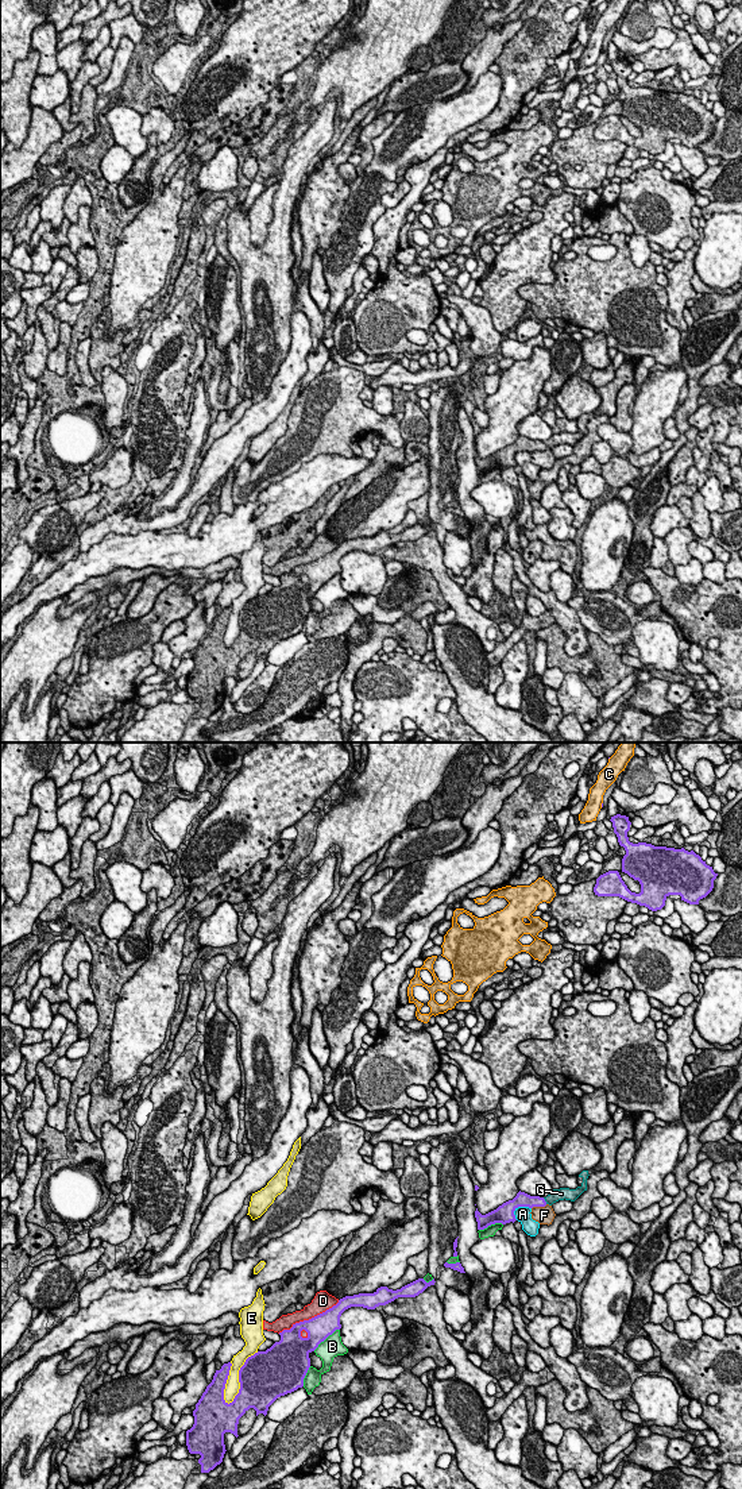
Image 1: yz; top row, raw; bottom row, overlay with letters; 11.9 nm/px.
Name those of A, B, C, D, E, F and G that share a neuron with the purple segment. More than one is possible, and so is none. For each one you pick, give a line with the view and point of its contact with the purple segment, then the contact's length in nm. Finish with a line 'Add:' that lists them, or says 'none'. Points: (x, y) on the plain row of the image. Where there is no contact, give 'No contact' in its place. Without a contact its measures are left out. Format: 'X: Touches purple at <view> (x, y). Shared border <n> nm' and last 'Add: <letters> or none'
G: Touches purple at yz (544, 444). Shared border 100 nm
Add: G

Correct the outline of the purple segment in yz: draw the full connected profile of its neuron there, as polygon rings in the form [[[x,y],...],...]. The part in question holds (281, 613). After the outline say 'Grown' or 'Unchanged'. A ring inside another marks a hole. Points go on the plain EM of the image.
[[[418,522],[397,535],[389,533],[387,531],[380,531],[374,537],[345,540],[325,556],[309,564],[295,567],[290,574],[283,574],[279,576],[279,586],[275,586],[266,595],[258,595],[246,603],[244,609],[239,614],[239,637],[229,648],[224,644],[224,633],[232,607],[224,607],[220,614],[216,614],[212,626],[206,630],[201,643],[196,648],[196,653],[193,655],[194,668],[190,674],[186,675],[186,690],[189,697],[201,699],[198,703],[198,707],[201,709],[201,717],[209,717],[223,706],[224,698],[227,695],[224,688],[224,678],[231,676],[237,682],[239,663],[250,652],[256,655],[256,660],[259,657],[266,660],[268,651],[278,641],[304,630],[304,622],[310,612],[309,598],[314,595],[318,589],[336,574],[341,572],[340,560],[345,553],[351,551],[375,553],[376,551],[386,549],[398,541],[416,541],[428,531],[434,529],[434,526],[434,522],[429,526],[426,526],[424,522]]]. Unchanged

